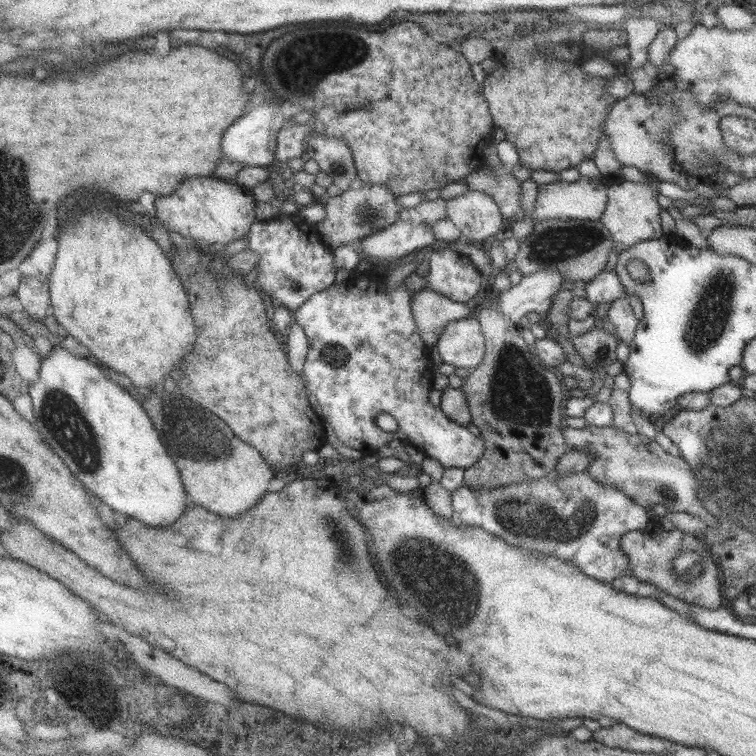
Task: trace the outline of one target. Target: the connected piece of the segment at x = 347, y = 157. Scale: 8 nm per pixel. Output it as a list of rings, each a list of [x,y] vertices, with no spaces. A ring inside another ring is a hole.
[[[311,136],[305,141],[307,156],[318,165],[318,170],[329,175],[332,184],[342,192],[356,184],[356,170],[349,147],[341,139]]]

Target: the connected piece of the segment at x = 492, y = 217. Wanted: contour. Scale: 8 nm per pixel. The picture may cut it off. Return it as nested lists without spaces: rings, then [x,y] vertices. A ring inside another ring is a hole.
[[[468,190],[445,201],[446,218],[461,233],[461,241],[485,244],[506,222],[499,206],[481,191]]]

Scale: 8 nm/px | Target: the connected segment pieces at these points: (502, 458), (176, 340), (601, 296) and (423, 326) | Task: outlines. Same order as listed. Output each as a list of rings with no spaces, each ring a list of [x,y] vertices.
[[[495,308],[479,309],[476,314],[483,339],[483,360],[465,378],[459,387],[464,392],[471,422],[479,430],[483,441],[483,454],[473,466],[464,469],[464,484],[473,491],[495,489],[509,483],[521,483],[527,479],[541,478],[556,467],[559,457],[567,451],[561,434],[563,394],[561,381],[555,376],[555,367],[547,366],[533,354],[519,334],[519,325],[509,321]]]
[[[103,210],[73,216],[69,224],[59,228],[57,246],[48,275],[49,300],[55,320],[80,343],[81,349],[89,348],[83,354],[91,354],[99,364],[127,376],[133,386],[147,387],[147,390],[159,388],[163,376],[177,369],[175,364],[181,362],[187,351],[191,352],[195,341],[185,290],[167,255],[136,219],[121,219]]]
[[[607,269],[597,274],[595,278],[587,282],[585,287],[585,302],[587,305],[611,303],[625,297],[624,287],[614,270]]]
[[[428,287],[413,293],[410,304],[418,334],[428,348],[438,342],[449,322],[469,316],[469,310],[464,303],[453,302]]]

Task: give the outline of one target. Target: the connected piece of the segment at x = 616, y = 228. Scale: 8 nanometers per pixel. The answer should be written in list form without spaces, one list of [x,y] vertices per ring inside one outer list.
[[[612,177],[607,187],[607,204],[599,222],[609,231],[616,252],[625,250],[637,242],[657,239],[663,235],[657,203],[657,185],[645,181],[629,182]]]

